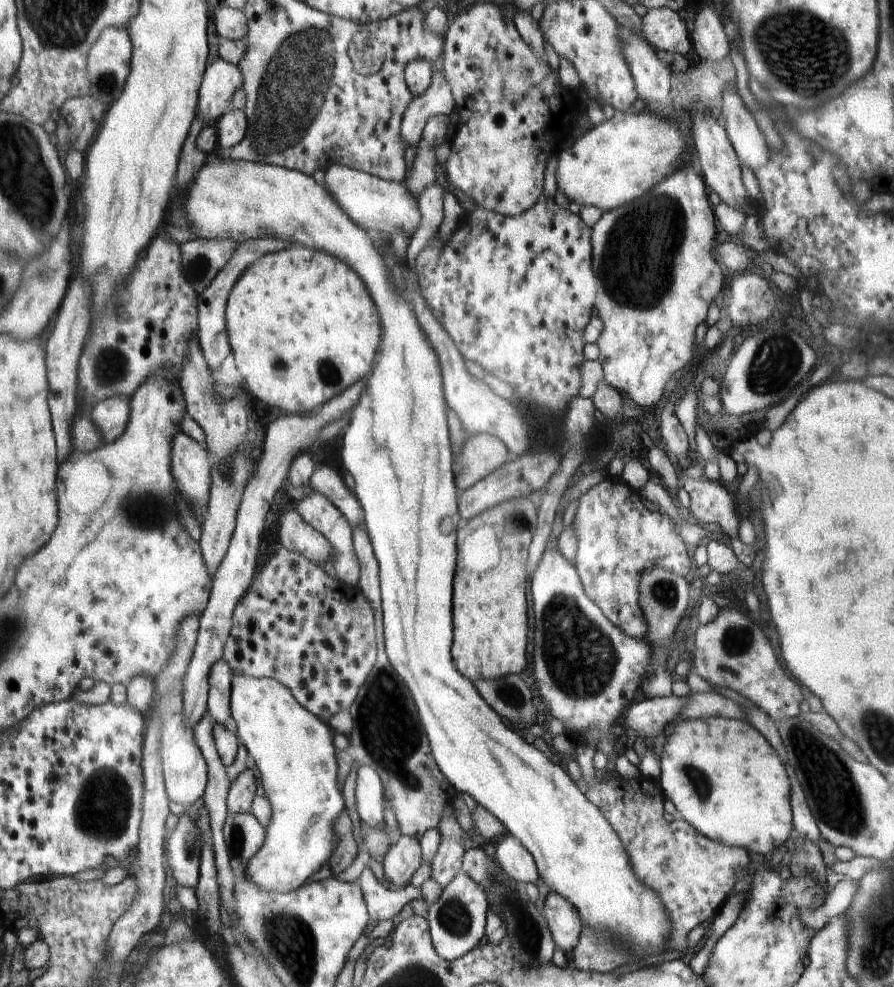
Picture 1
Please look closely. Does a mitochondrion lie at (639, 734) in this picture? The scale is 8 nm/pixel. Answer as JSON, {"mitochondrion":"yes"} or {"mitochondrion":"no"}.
{"mitochondrion":"no"}

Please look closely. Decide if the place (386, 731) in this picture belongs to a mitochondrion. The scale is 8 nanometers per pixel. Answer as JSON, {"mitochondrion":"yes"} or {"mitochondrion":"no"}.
{"mitochondrion":"yes"}

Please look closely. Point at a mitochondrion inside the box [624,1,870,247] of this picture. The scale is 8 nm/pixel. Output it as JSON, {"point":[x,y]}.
{"point":[798,43]}

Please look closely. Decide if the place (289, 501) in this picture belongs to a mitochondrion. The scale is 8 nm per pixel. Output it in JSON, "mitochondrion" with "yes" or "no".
{"mitochondrion":"no"}

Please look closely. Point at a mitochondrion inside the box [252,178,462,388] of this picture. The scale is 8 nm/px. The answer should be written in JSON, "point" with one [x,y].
{"point":[279,364]}

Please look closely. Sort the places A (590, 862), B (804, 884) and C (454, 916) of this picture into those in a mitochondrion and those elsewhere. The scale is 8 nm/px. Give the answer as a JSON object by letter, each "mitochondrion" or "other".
{"A":"other","B":"other","C":"mitochondrion"}

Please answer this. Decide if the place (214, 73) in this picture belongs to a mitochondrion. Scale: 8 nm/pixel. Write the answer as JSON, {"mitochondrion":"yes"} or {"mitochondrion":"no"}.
{"mitochondrion":"no"}

